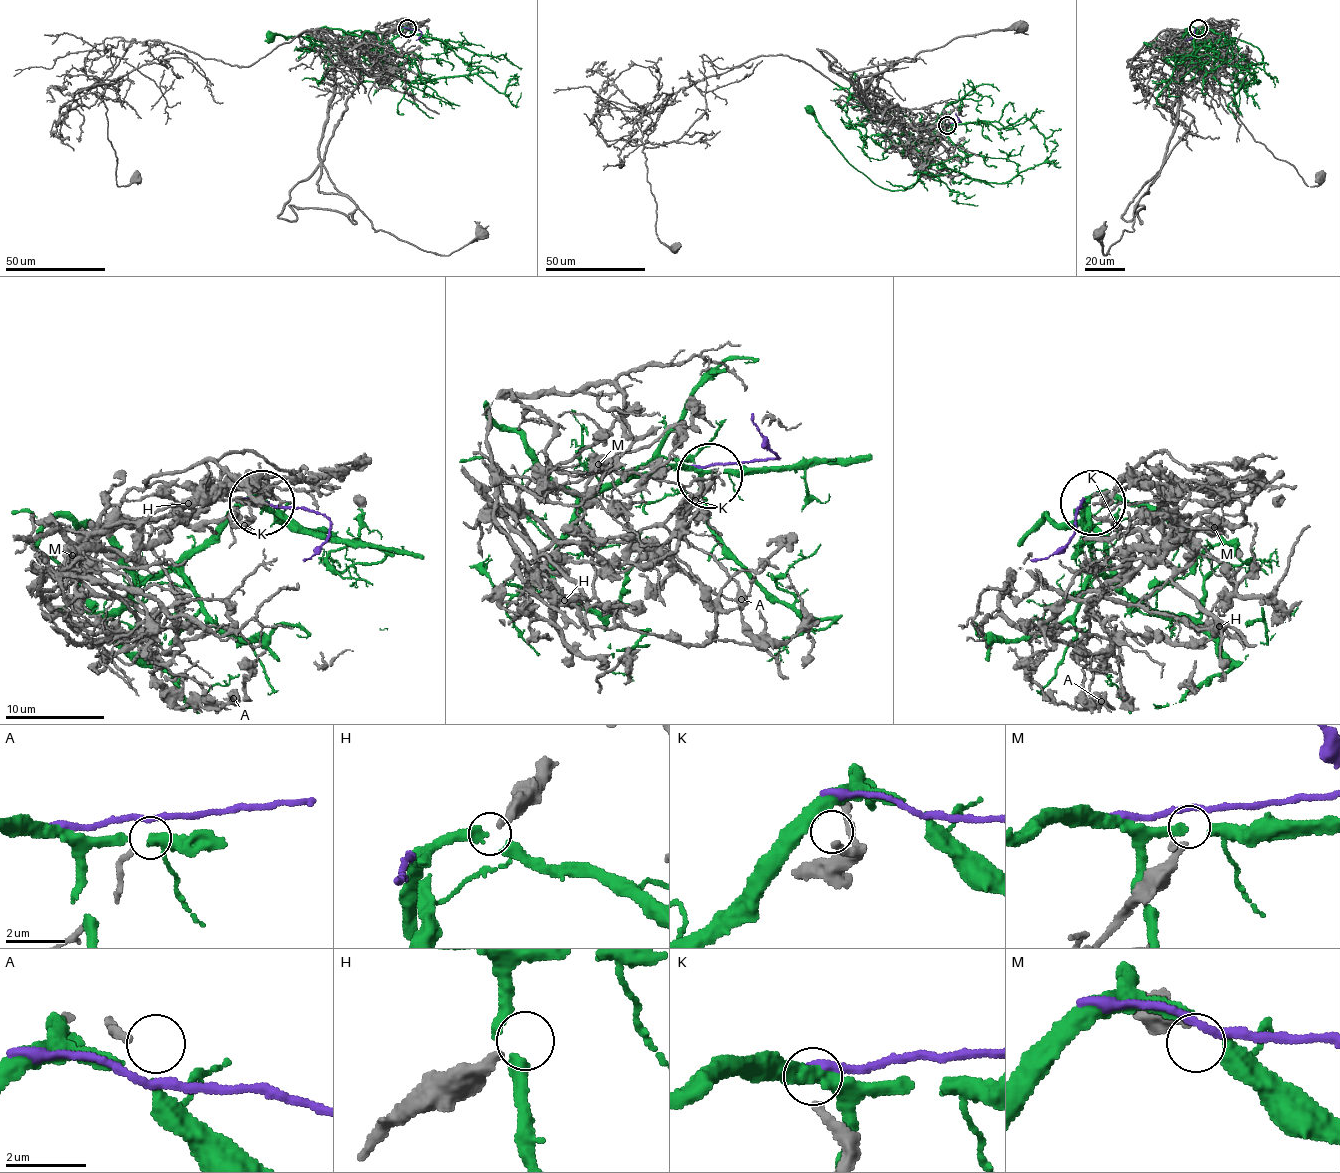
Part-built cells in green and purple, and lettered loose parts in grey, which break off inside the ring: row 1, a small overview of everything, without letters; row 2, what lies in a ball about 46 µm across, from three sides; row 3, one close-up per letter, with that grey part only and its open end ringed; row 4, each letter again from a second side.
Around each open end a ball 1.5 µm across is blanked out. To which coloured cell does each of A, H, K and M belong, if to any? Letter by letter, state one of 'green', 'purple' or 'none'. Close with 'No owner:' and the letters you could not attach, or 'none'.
A: none
H: none
K: none
M: none
No owner: A, H, K, M

